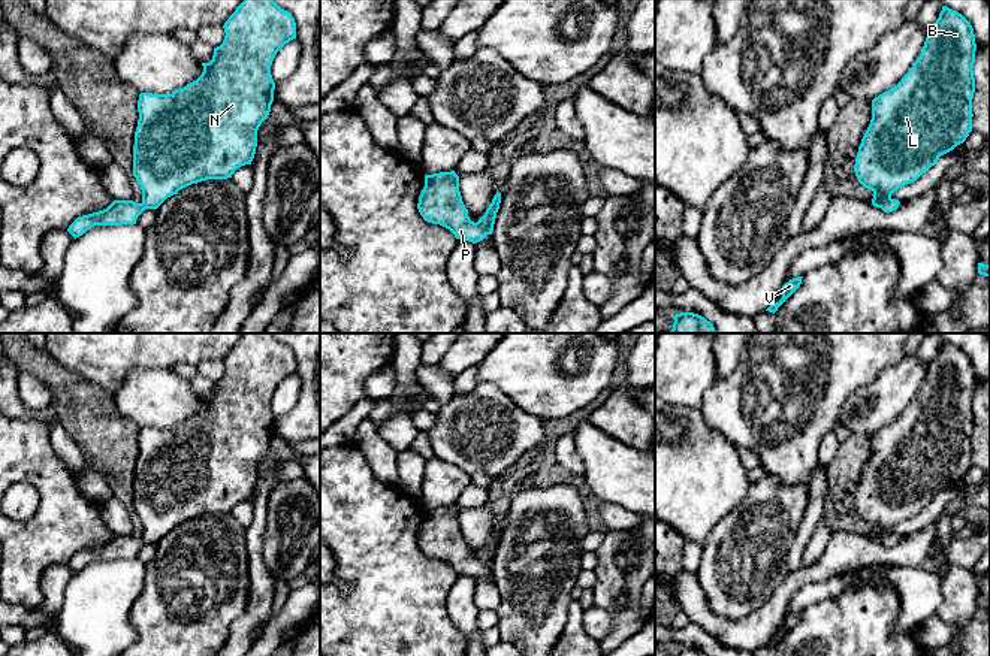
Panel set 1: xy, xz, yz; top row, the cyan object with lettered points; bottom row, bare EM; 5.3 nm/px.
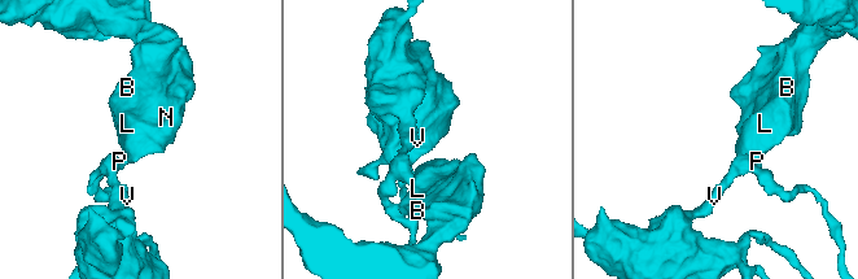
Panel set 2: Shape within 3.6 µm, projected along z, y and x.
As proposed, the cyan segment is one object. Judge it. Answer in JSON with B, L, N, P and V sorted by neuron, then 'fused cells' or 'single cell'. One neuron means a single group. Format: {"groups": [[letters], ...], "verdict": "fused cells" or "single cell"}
{"groups": [["B", "L", "N"], ["P", "V"]], "verdict": "fused cells"}

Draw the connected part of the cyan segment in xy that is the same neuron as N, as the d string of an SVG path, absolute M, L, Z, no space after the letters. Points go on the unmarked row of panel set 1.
M244 333L223 363L226 368L223 378L214 383L209 397L202 397L203 406L196 415L172 429L139 429L133 511L141 520L145 544L157 544L167 532L191 519L232 513L236 504L251 499L254 493L257 465L268 453L274 436L275 417L271 400L277 387L296 374L296 357L292 348L281 344L272 333Z

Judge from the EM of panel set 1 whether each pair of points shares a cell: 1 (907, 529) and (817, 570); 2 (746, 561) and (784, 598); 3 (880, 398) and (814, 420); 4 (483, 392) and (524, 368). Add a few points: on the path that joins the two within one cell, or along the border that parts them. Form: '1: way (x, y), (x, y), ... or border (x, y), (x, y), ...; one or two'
1: border (933, 523), (901, 538); two
2: border (790, 573), (773, 593), (751, 613); two
3: border (865, 386), (859, 387), (845, 401), (835, 422); two
4: border (480, 381), (494, 384), (521, 407); two

